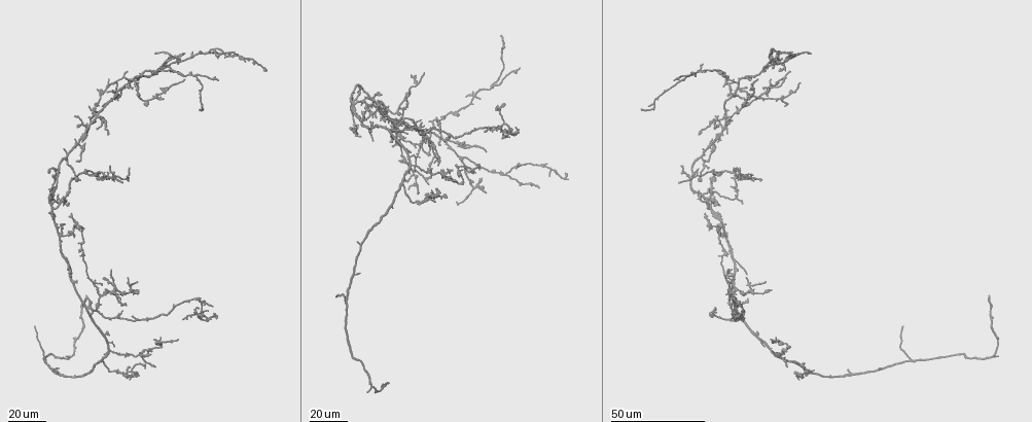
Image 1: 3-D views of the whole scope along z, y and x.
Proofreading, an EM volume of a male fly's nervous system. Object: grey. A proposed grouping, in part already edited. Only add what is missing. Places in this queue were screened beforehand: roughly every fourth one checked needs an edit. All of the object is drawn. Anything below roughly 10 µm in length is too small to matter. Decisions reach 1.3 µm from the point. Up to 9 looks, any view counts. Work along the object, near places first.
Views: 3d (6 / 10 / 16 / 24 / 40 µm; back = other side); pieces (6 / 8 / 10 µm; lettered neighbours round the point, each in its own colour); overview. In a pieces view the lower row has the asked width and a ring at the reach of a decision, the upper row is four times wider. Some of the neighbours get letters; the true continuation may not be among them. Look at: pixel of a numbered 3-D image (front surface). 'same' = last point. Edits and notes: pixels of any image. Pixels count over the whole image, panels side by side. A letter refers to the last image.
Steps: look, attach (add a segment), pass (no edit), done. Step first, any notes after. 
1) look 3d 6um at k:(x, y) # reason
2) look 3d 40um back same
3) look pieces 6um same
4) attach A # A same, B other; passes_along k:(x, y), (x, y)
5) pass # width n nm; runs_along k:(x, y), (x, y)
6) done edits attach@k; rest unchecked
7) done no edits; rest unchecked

look 3d 40um at 1:(900, 326) # thin end

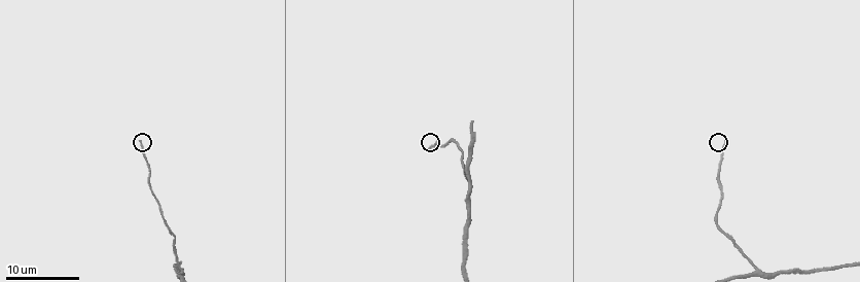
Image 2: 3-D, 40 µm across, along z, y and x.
look pieces 8um at 2:(430, 150) # what lies round it

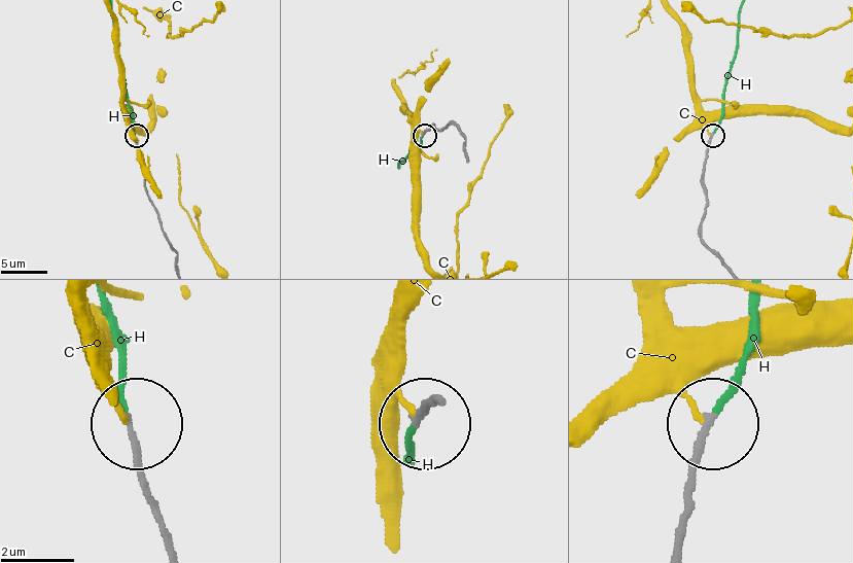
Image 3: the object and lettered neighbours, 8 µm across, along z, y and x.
attach H # width 150 nm; C other, H same; passes_along 3:(685, 511), (704, 421), (741, 357), (756, 302); it goes on there

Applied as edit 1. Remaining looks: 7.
look 3d 40um at 1:(62, 206) # thin end

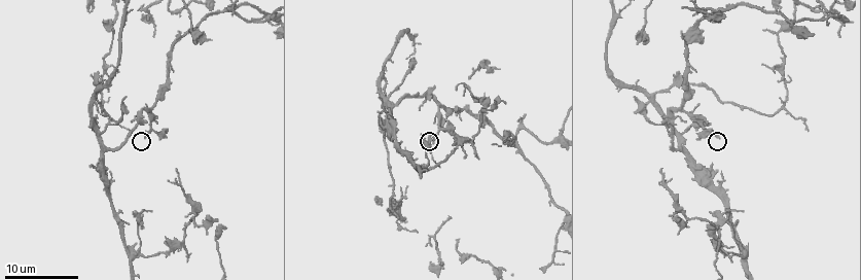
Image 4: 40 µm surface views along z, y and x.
look pieces 10um at 4:(718, 138)

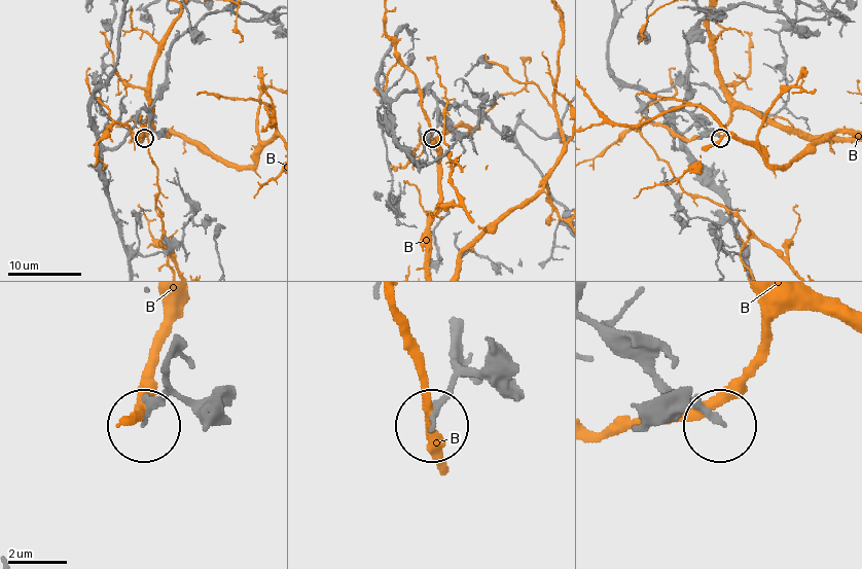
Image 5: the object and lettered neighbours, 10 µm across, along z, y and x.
pass # B other; runs_along 5:(594, 322), (716, 423); none of them fits

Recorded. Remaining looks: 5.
look 3d 40um at 1:(112, 269) # an open end

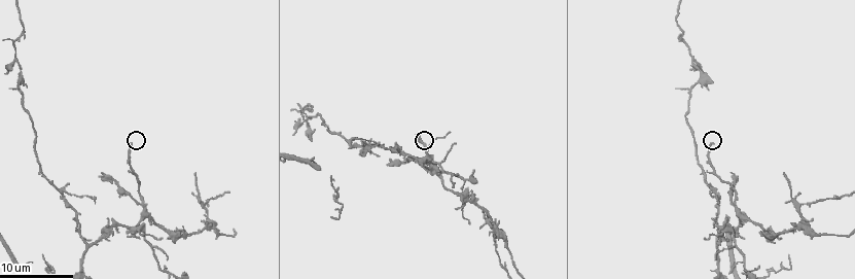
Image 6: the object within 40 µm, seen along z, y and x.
look pieces 6um at 6:(712, 143)

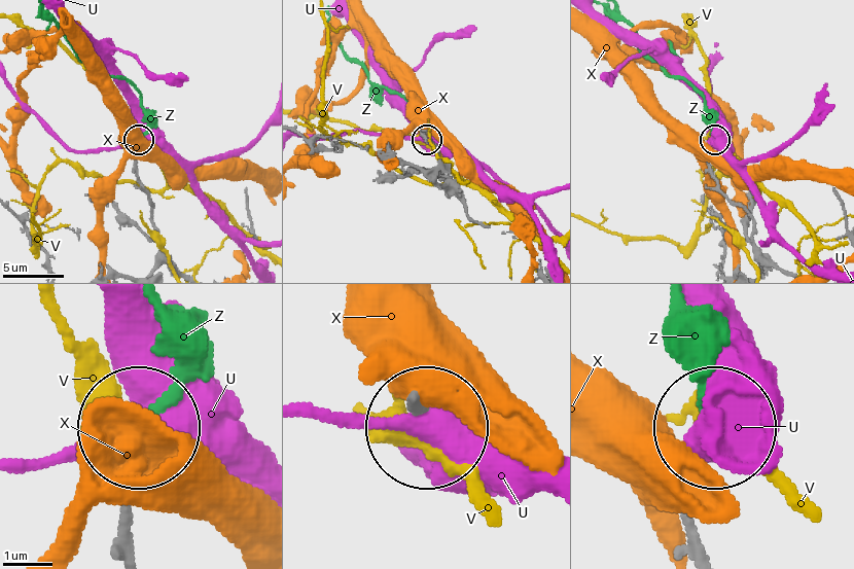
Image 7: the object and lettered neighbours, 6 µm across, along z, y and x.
attach Z # U other, V other, X other, Z same; passes_along 7:(130, 552), (130, 457), (178, 347), (166, 310); the neuron continues

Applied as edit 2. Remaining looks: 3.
look overview

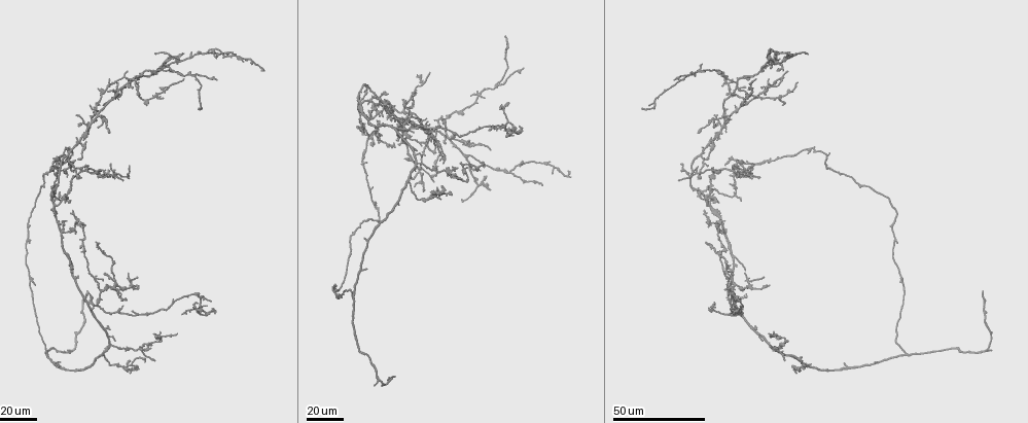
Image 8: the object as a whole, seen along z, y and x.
look 3d 24um at 8:(764, 95) # branch stops here

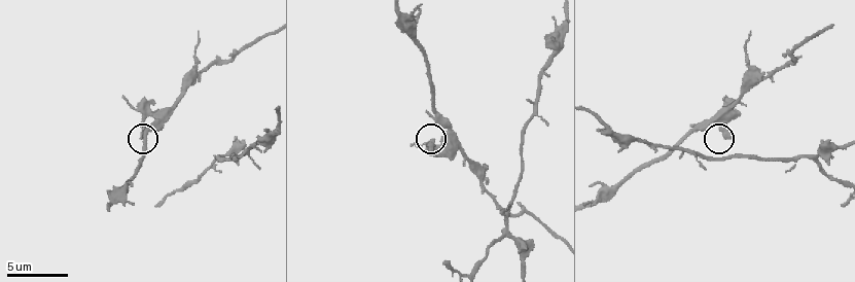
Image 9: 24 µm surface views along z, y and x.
look pieces 10um at 9:(726, 136)

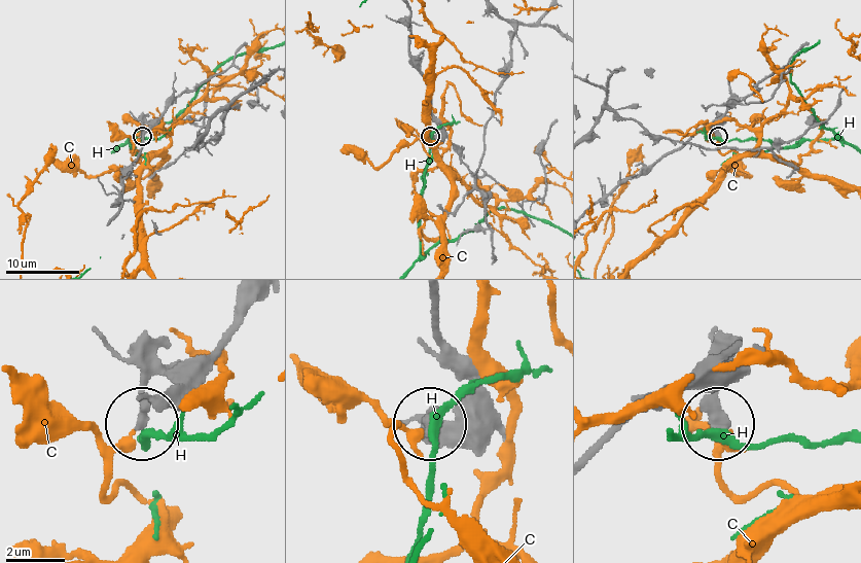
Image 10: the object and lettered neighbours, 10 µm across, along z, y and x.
pass # width 370 nm; C other, H other; none of them fits

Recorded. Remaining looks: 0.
done edits attach@3, attach@7; rest unchecked

